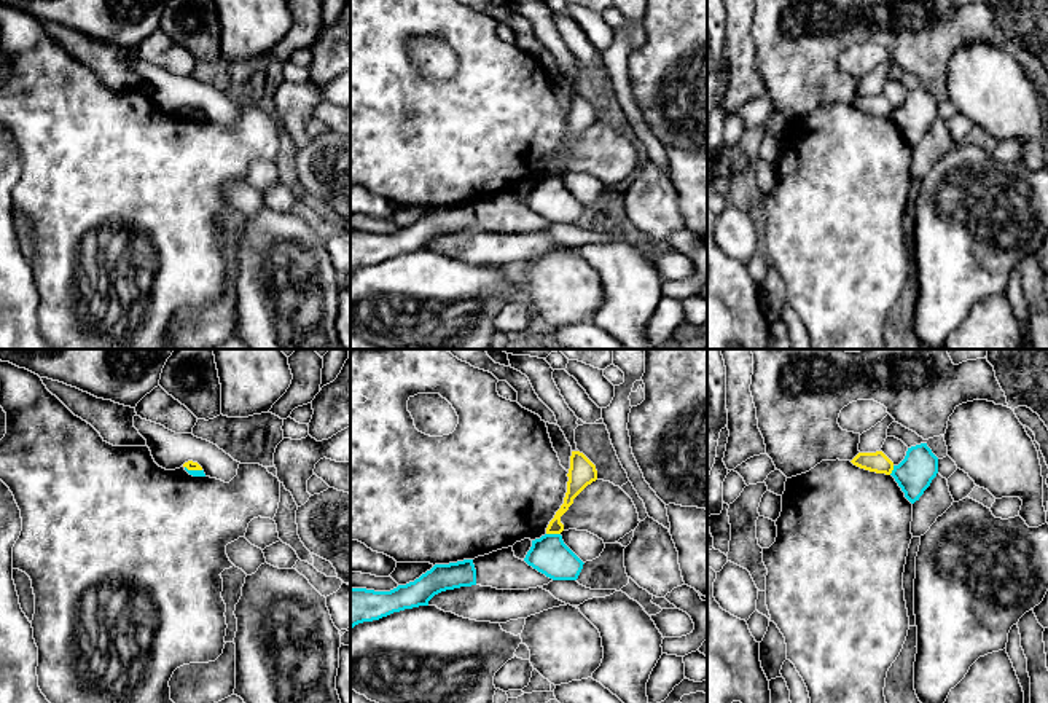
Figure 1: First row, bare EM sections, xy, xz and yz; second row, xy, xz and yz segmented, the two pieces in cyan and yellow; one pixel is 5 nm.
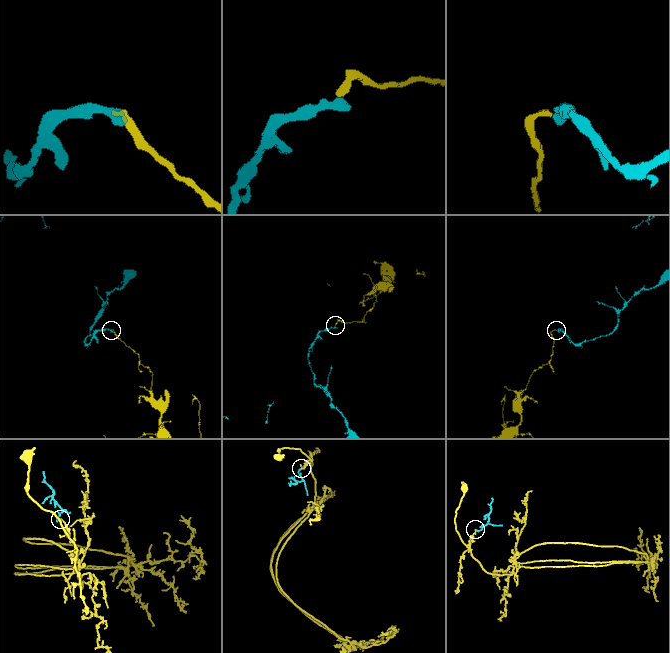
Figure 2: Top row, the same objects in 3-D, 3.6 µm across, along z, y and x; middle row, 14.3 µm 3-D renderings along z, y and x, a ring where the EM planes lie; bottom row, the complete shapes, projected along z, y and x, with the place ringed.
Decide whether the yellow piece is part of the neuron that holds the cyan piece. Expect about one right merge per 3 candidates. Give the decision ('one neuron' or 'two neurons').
two neurons

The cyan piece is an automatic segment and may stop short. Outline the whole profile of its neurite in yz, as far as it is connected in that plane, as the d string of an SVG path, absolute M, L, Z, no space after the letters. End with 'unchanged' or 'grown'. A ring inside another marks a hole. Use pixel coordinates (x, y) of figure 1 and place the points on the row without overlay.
M927 86L908 91L905 102L894 108L892 120L905 135L905 140L914 147L930 129L938 116L938 100Z | unchanged

